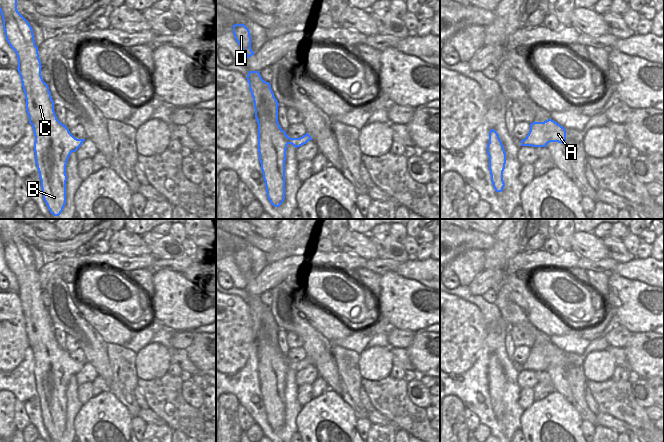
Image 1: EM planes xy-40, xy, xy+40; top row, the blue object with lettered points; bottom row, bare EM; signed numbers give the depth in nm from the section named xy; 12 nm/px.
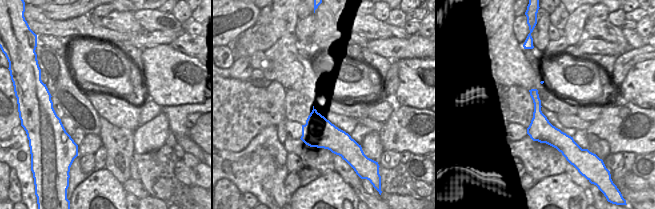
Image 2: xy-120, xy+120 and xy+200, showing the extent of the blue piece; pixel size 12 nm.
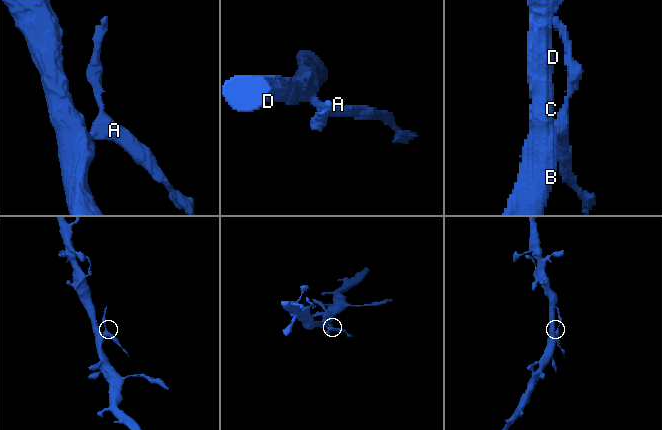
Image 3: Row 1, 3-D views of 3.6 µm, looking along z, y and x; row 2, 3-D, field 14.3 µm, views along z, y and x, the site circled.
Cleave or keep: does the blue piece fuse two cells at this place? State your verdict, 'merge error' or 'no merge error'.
no merge error

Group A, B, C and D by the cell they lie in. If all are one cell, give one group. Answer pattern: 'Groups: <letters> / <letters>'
Groups: A B C D

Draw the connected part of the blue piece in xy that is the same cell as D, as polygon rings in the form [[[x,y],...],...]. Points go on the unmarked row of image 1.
[[[244,248],[233,249],[233,258],[237,267],[247,279],[247,282],[255,278],[251,273],[250,255]]]

